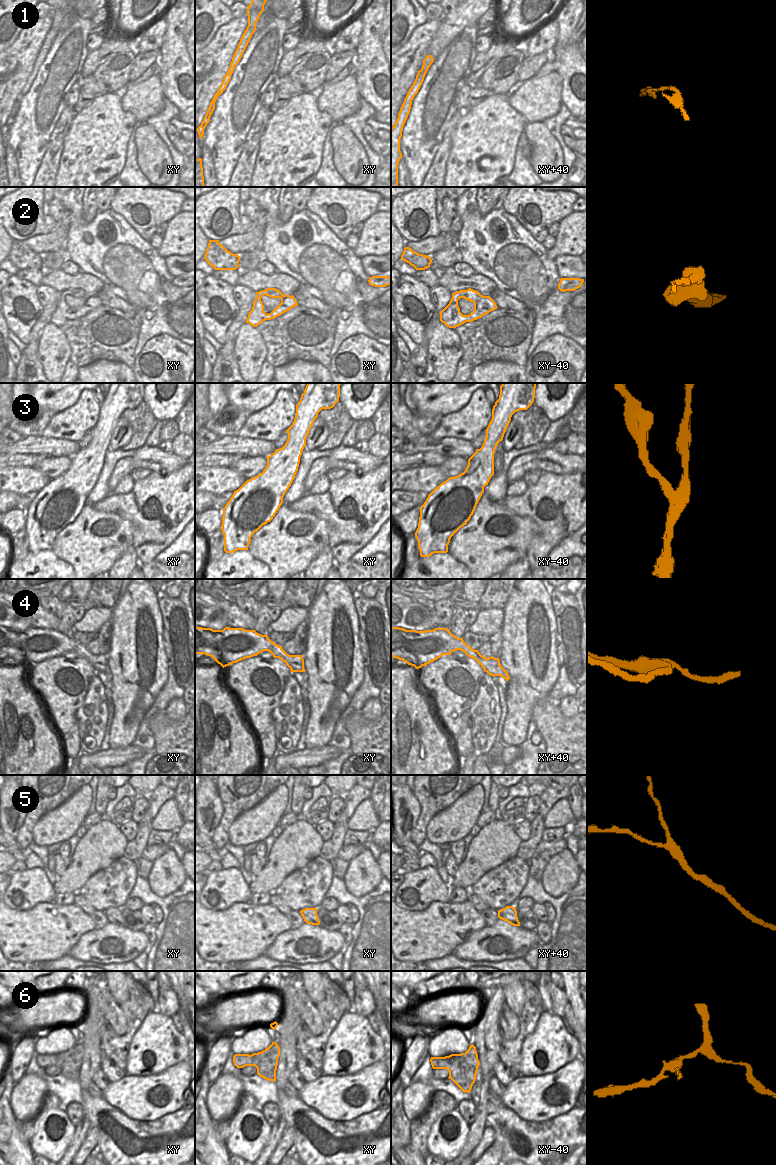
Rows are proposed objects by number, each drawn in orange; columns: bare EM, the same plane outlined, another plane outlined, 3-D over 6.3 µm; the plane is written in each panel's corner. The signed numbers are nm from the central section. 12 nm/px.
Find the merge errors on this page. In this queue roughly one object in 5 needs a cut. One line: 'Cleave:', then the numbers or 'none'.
Cleave: 6

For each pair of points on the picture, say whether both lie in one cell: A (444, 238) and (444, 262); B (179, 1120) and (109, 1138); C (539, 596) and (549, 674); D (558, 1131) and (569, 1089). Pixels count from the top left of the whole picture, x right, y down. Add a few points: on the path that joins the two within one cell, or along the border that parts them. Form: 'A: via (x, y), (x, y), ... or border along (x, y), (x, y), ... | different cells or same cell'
A: border along (456, 243), (437, 250), (430, 256) | different cells
B: via (162, 1132), (157, 1132), (151, 1138), (126, 1138) | same cell
C: via (548, 615), (551, 621), (552, 632), (550, 655) | same cell
D: border along (574, 1106), (563, 1113), (541, 1121) | different cells

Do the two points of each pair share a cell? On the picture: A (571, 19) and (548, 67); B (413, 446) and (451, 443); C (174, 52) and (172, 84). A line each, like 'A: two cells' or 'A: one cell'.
A: two cells
B: one cell
C: one cell

